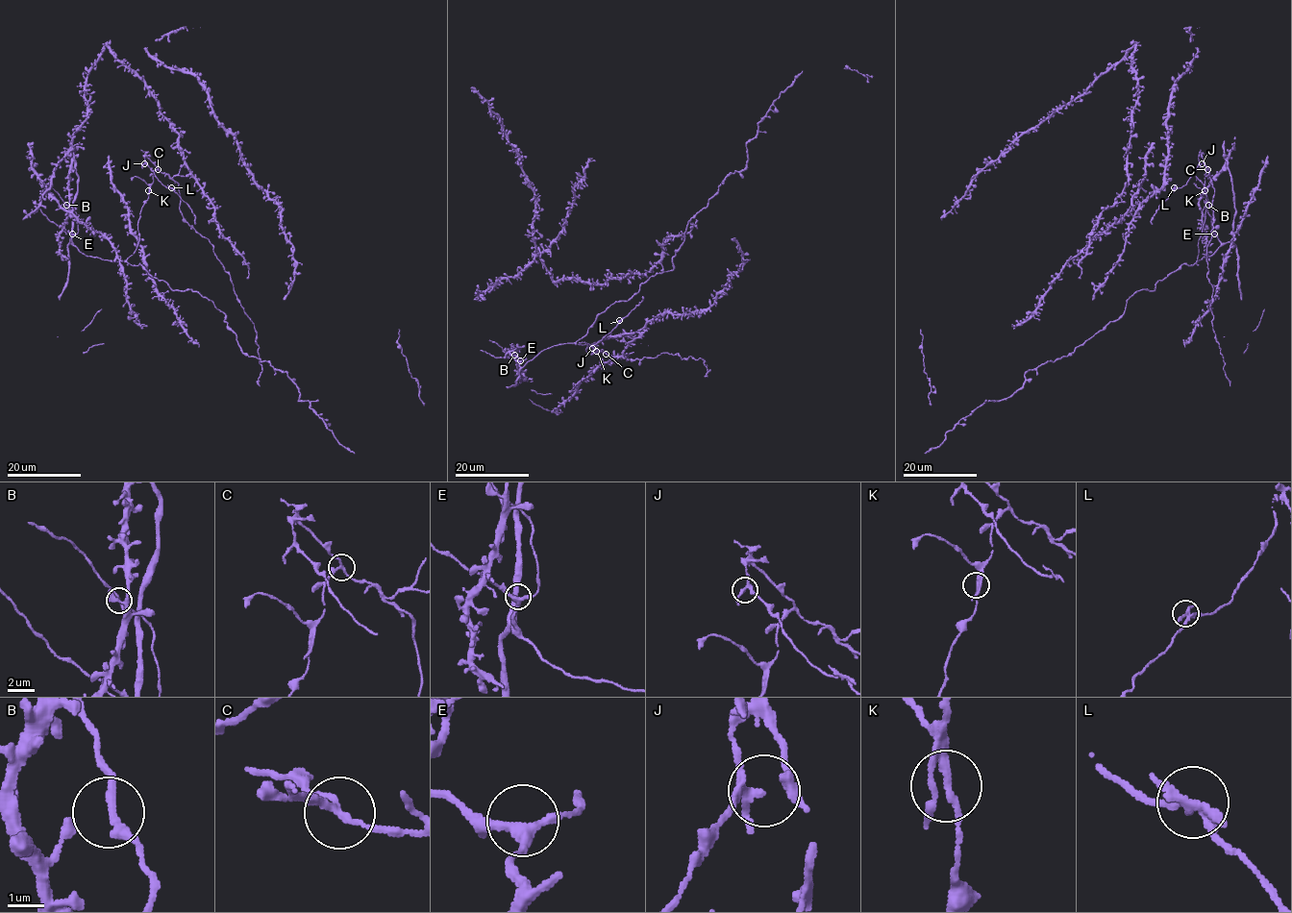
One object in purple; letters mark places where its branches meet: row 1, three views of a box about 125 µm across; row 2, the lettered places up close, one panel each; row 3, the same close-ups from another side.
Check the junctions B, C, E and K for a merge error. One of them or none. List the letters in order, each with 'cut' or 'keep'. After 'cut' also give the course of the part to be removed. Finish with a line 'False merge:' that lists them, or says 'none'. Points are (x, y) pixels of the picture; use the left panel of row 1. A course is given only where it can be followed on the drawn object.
B: keep
C: cut | (158, 169), (178, 184), (180, 212), (212, 246), (253, 322), (261, 371), (260, 386)
E: keep
K: keep
False merge: C

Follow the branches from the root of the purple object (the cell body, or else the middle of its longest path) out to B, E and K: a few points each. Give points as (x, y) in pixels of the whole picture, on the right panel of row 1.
B: (1205, 175), (1205, 211), (1197, 261), (1210, 257), (1222, 245), (1213, 233), (1213, 211), (1208, 205)
E: (1205, 175), (1205, 211), (1197, 261), (1210, 257), (1222, 245), (1214, 234)
K: (1205, 175), (1205, 190)

